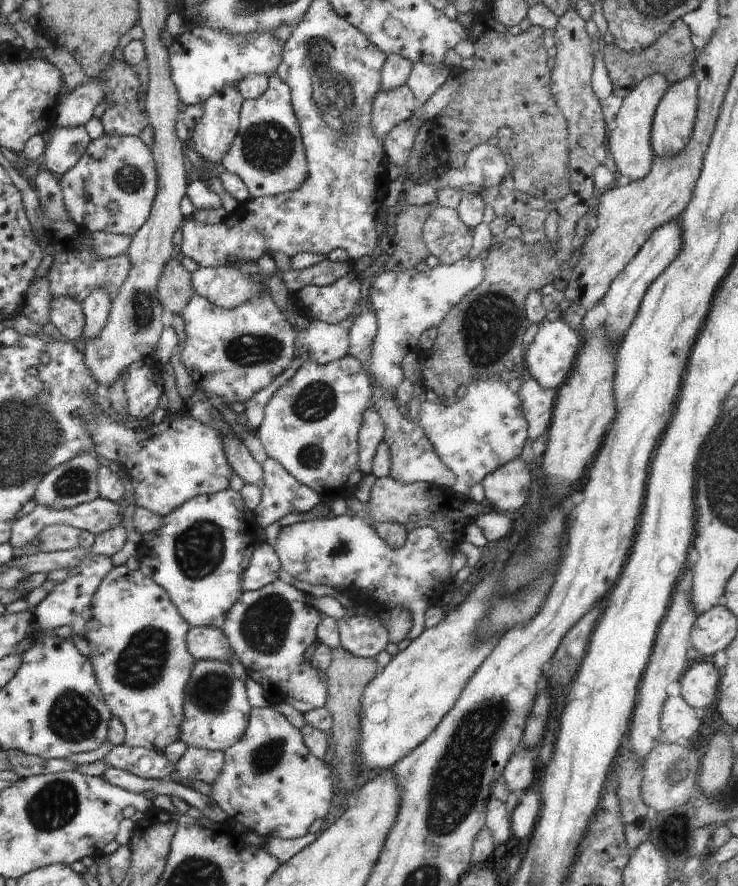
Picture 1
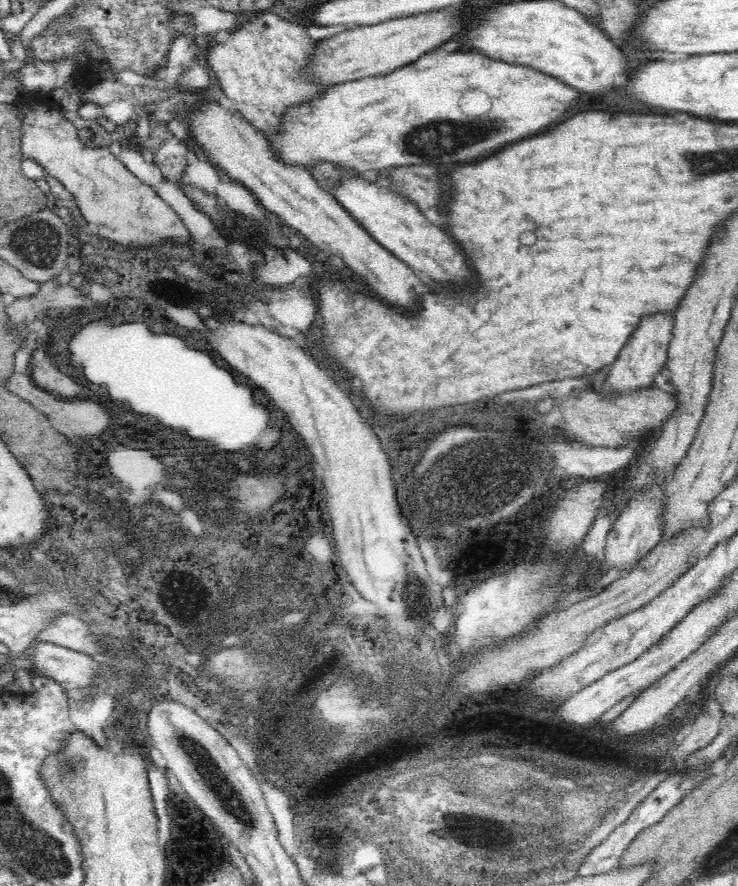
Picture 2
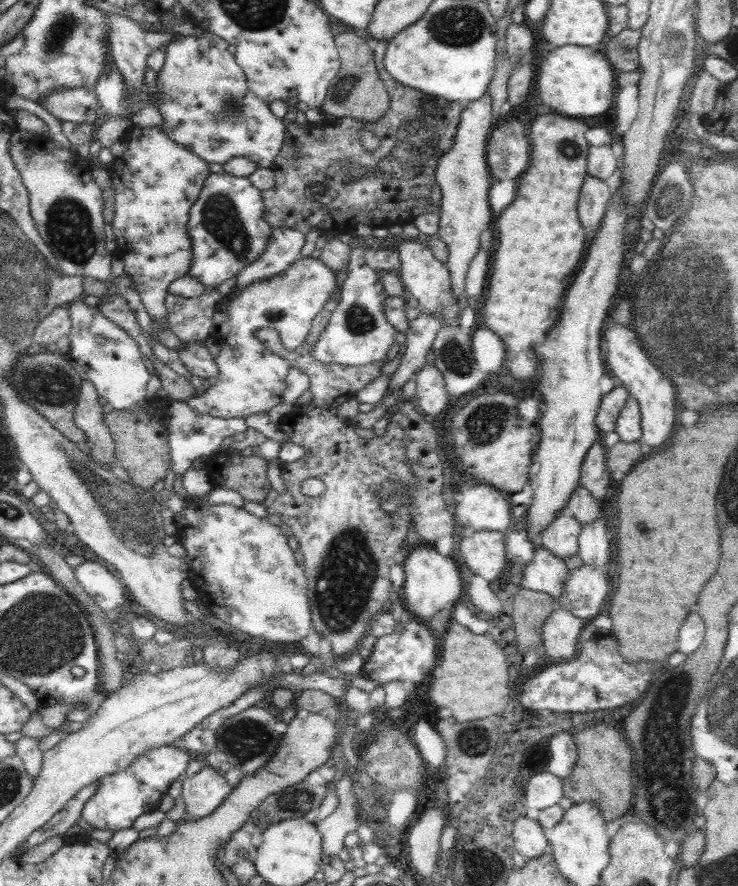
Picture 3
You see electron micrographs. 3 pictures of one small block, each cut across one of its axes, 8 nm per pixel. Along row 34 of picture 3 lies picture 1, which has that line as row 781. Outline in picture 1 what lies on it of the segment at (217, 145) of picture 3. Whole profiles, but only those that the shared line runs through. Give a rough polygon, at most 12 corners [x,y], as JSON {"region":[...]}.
{"region":[[190,747],[175,763],[175,783],[212,785],[221,773],[223,752]]}

